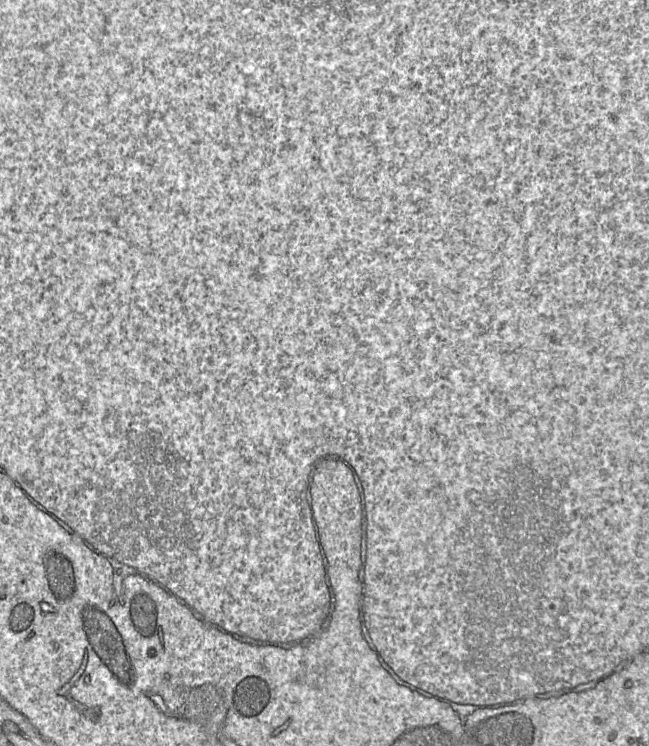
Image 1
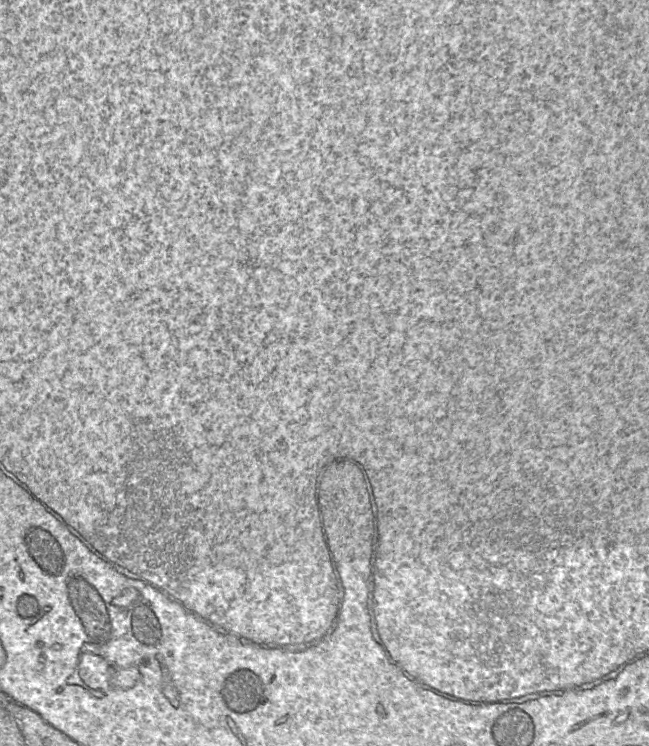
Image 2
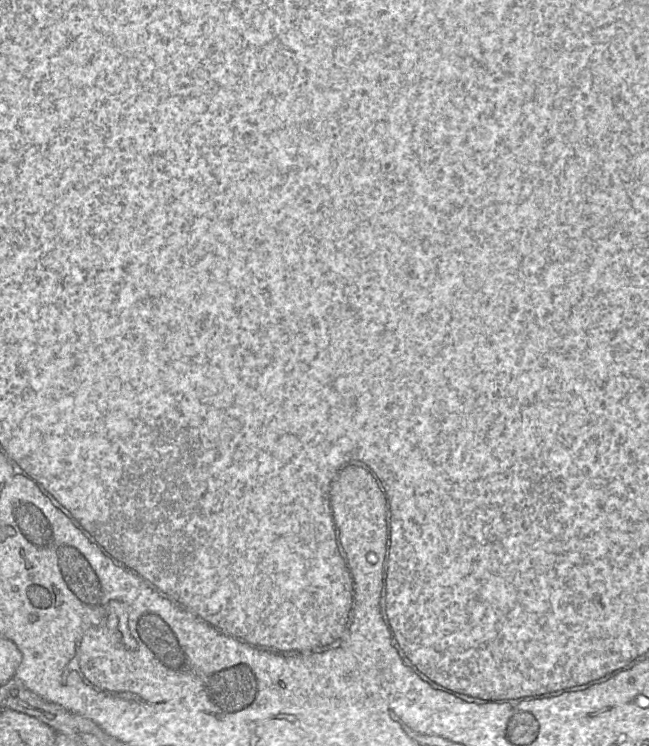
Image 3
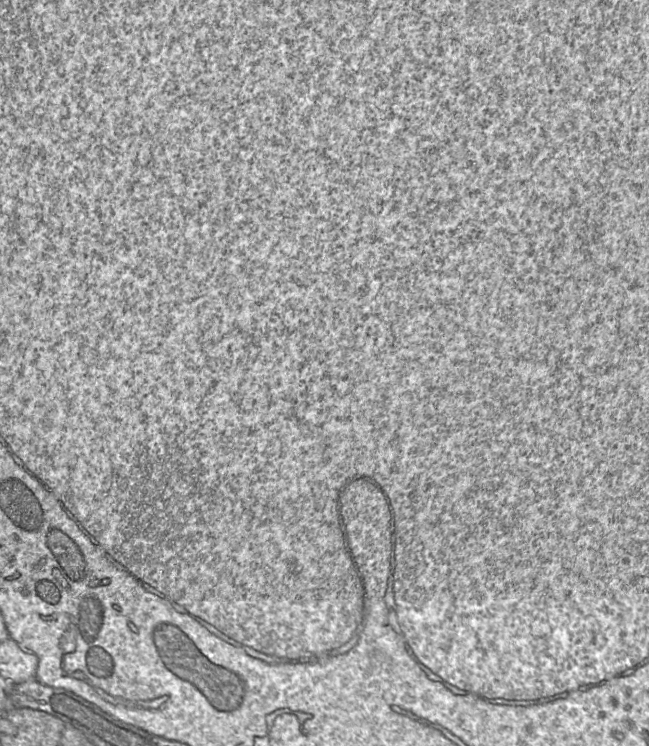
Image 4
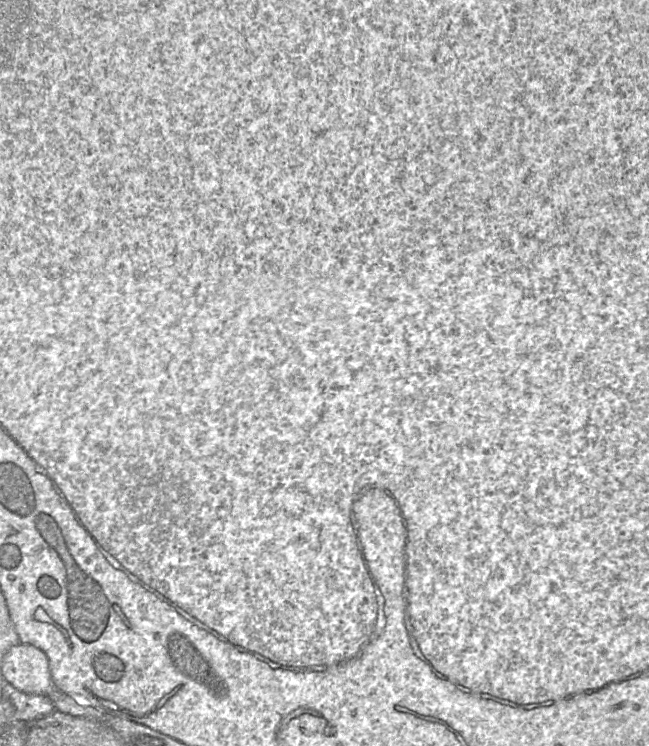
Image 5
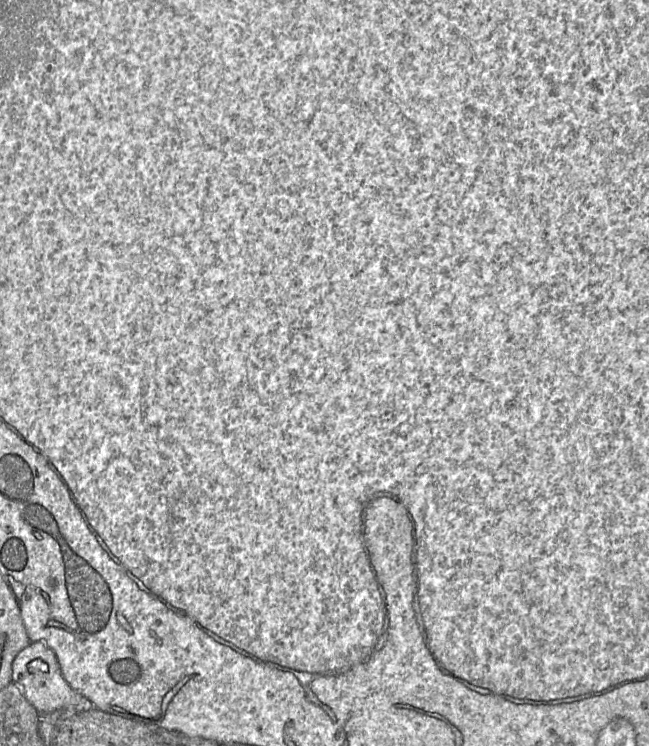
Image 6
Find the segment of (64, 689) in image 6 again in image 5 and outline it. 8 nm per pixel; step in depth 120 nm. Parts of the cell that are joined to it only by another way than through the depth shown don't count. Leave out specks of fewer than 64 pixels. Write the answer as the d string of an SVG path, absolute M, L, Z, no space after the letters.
M16 644L3 656L3 678L19 691L47 695L54 686L47 655L29 644Z

